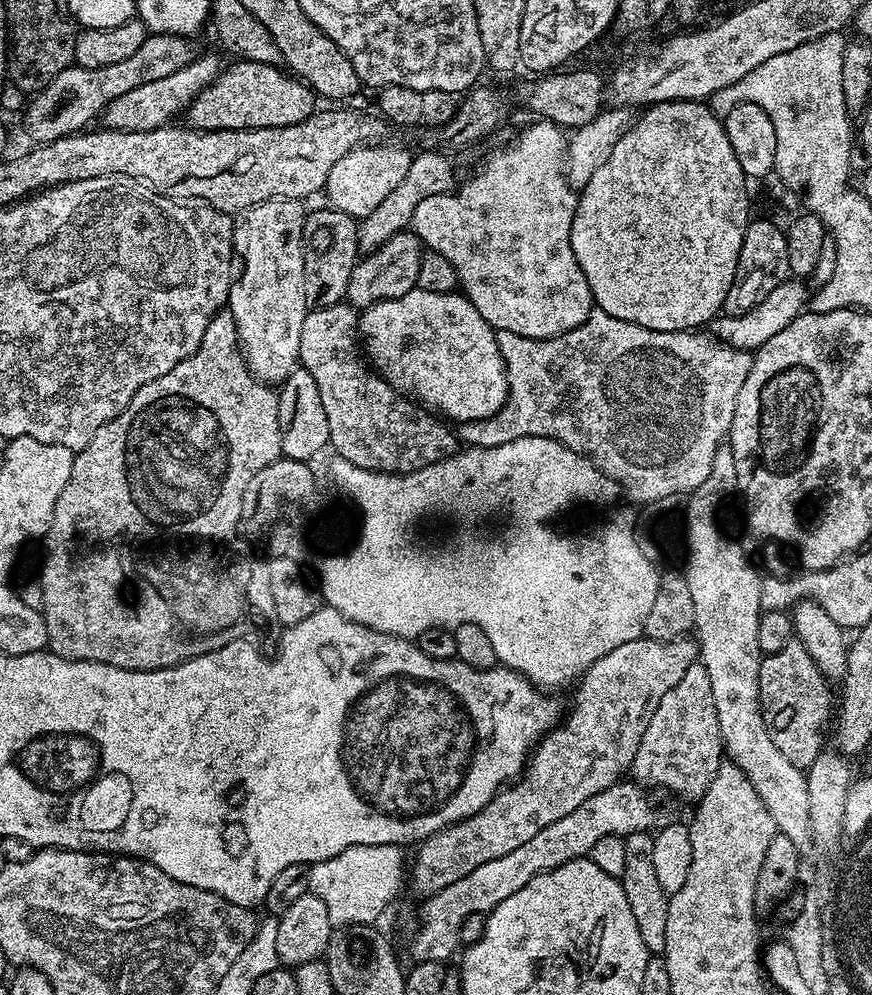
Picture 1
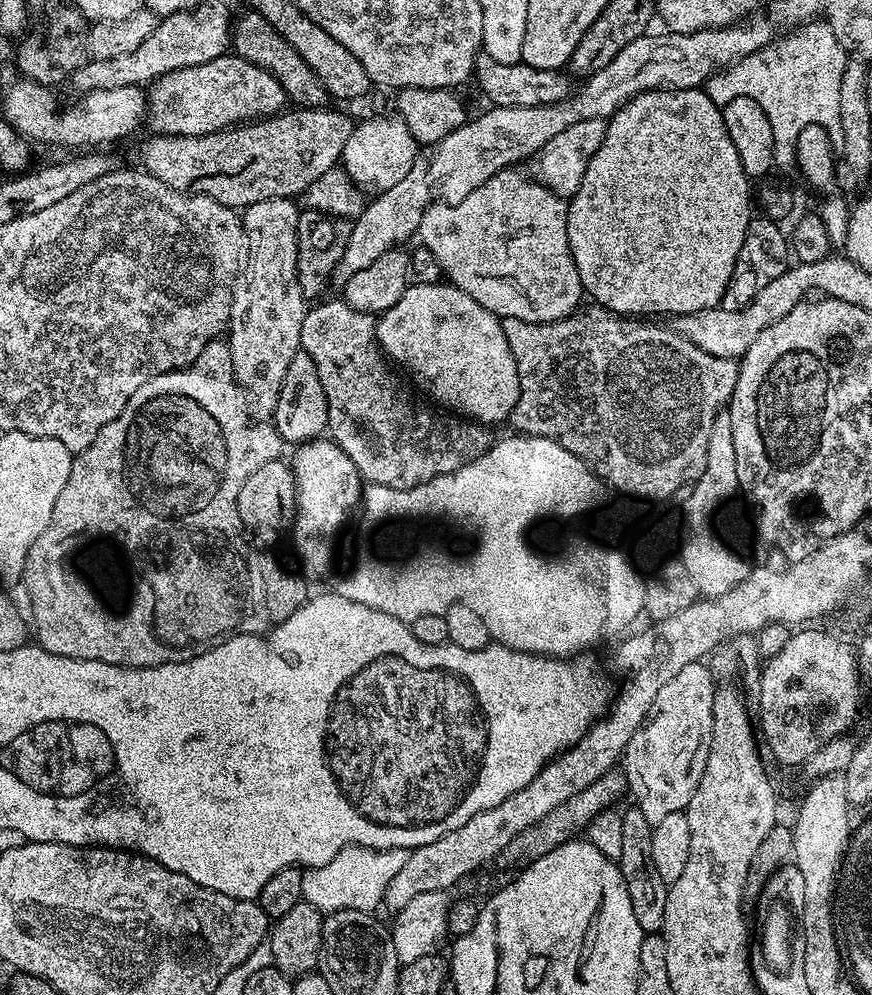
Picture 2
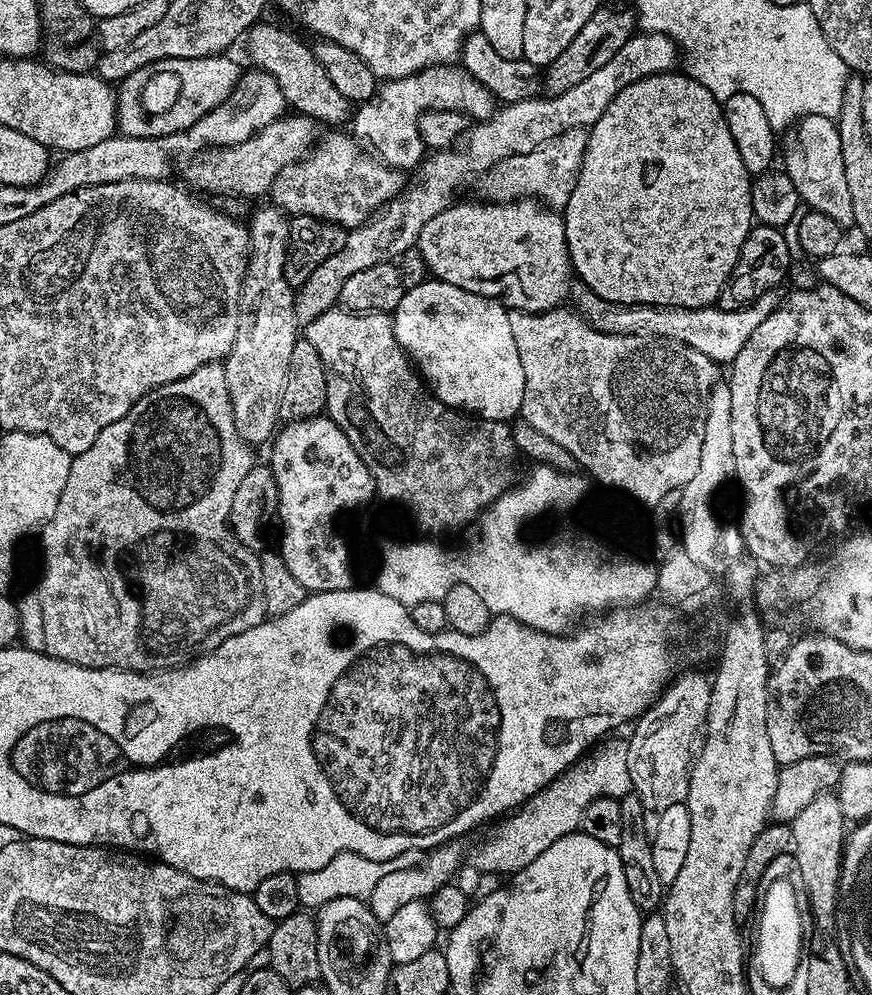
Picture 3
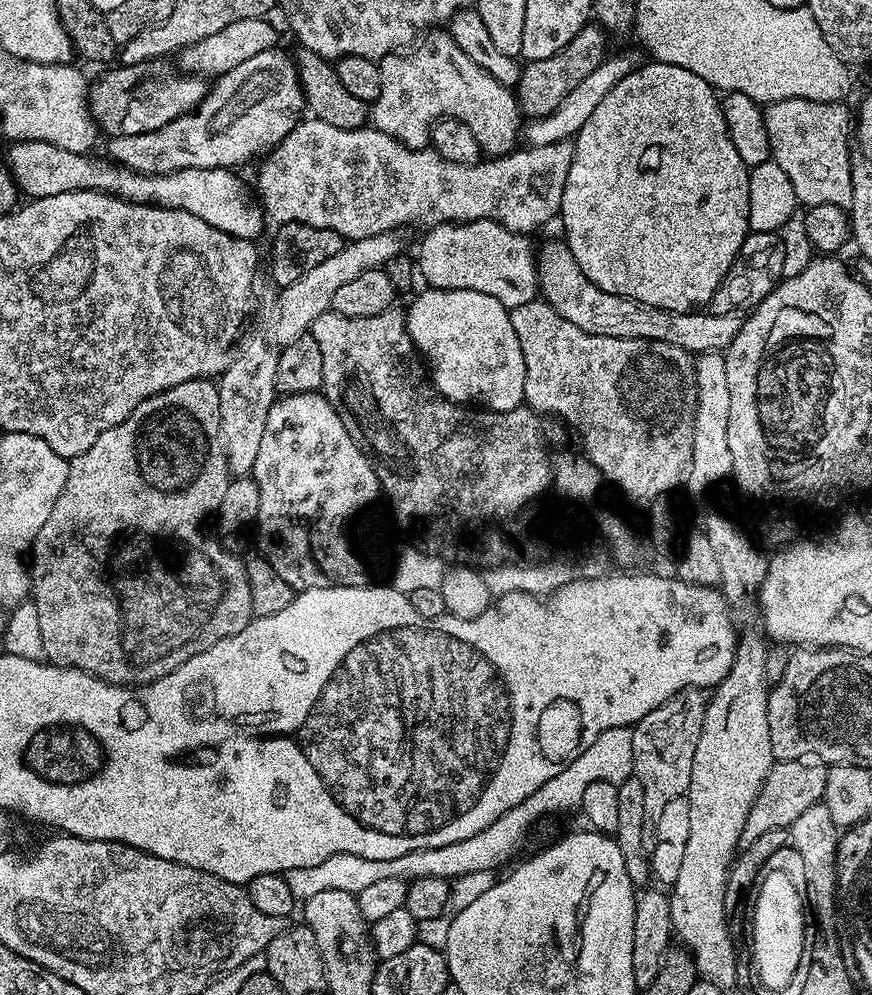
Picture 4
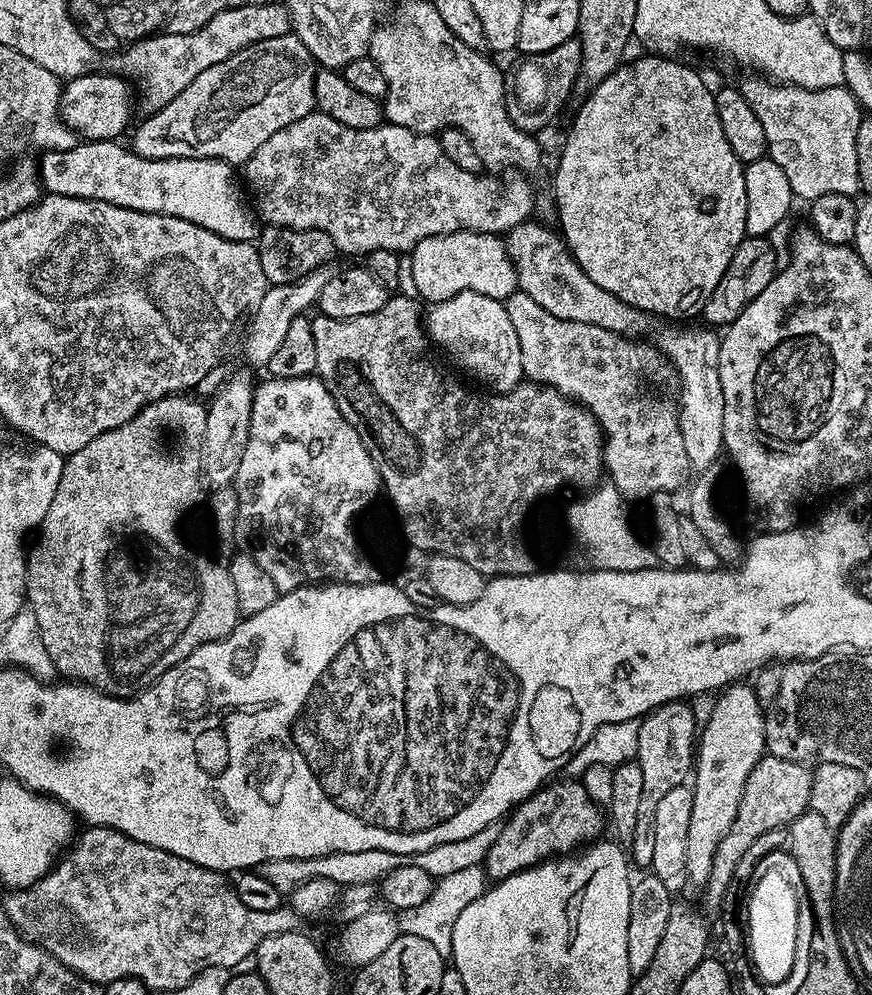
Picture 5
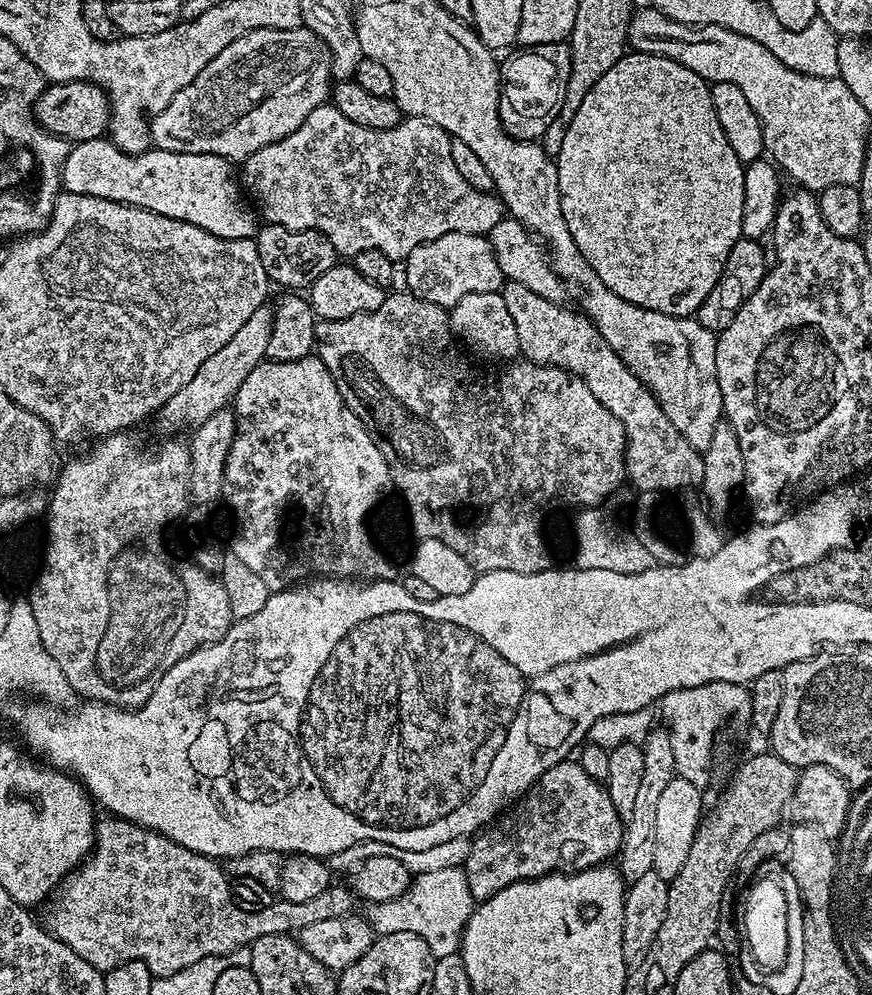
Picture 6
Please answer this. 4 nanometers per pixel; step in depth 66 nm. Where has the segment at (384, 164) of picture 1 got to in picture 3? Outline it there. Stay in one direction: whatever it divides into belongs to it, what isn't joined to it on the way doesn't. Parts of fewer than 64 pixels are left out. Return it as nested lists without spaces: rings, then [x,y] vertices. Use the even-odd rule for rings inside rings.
[[[436,64],[432,68],[427,68],[421,72],[401,74],[395,78],[385,79],[379,85],[378,95],[355,109],[350,121],[350,132],[357,141],[365,142],[364,140],[369,140],[376,147],[374,149],[375,155],[383,160],[389,168],[405,170],[404,168],[414,167],[416,163],[417,167],[426,156],[426,149],[420,133],[420,119],[424,112],[430,110],[458,110],[469,116],[473,121],[479,122],[489,120],[495,115],[498,111],[498,101],[495,96],[490,94],[490,90],[486,90],[486,86],[479,84],[469,72],[464,71],[463,67]]]

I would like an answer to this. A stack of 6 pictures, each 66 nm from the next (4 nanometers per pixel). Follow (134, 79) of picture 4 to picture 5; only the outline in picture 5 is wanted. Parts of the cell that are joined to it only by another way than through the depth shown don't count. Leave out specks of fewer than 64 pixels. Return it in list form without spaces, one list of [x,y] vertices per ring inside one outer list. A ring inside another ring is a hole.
[[[100,70],[87,72],[85,76],[71,77],[63,85],[60,93],[60,119],[64,121],[66,127],[75,132],[77,137],[83,138],[85,141],[90,140],[115,140],[121,139],[120,135],[124,131],[129,131],[132,120],[132,92],[134,96],[134,88],[125,77],[119,74],[111,74],[112,76],[103,76]]]

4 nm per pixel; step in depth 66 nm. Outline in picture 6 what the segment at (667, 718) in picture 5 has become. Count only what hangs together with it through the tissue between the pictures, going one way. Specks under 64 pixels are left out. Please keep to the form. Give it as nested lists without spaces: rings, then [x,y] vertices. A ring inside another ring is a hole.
[[[656,726],[648,733],[642,745],[646,771],[642,774],[642,783],[634,802],[634,810],[626,818],[624,837],[618,853],[618,861],[620,860],[618,871],[625,885],[638,882],[642,874],[653,872],[654,850],[658,842],[658,830],[655,823],[655,817],[658,815],[658,797],[662,795],[662,790],[666,790],[666,785],[672,781],[673,776],[677,775],[670,736],[671,734],[663,727]]]

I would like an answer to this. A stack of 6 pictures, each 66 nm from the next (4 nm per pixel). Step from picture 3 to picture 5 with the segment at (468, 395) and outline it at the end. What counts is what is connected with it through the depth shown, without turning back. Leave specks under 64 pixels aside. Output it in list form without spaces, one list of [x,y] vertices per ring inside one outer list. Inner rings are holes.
[[[477,292],[454,294],[442,302],[432,304],[426,312],[426,331],[433,345],[445,348],[452,360],[476,380],[493,384],[497,393],[517,388],[525,379],[522,366],[522,346],[514,334],[507,307],[501,301]]]

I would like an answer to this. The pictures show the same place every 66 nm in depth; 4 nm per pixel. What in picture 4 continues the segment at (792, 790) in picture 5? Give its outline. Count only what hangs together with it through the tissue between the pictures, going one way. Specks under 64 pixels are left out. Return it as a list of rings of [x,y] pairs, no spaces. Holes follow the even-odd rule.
[[[781,760],[773,763],[764,780],[762,790],[746,818],[746,826],[740,835],[741,845],[755,842],[766,830],[791,829],[794,818],[802,818],[810,806],[821,803],[826,790],[828,768],[819,762]]]

